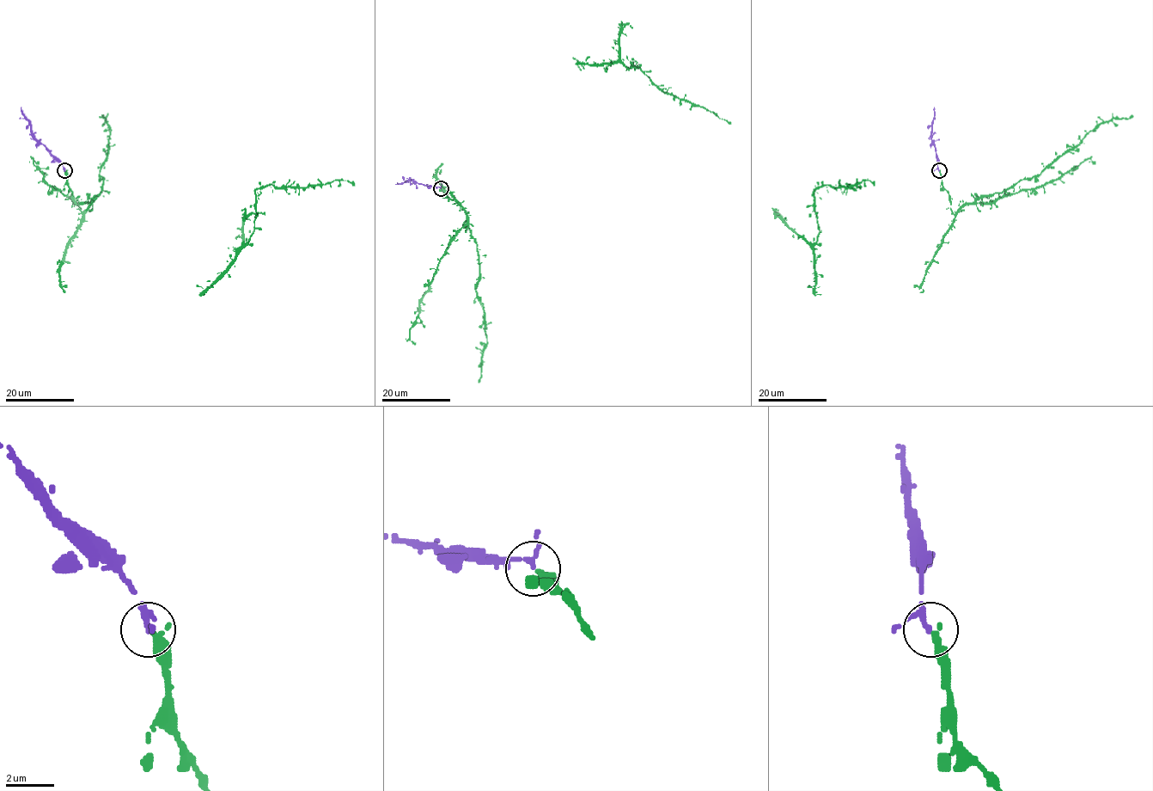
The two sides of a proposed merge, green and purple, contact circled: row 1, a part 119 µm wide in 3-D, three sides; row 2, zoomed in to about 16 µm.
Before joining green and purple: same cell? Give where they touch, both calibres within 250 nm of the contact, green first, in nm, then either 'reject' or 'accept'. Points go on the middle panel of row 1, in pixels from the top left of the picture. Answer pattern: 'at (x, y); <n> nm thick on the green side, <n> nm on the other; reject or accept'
at (441, 188); 360 nm thick on the green side, 280 nm on the other; accept

